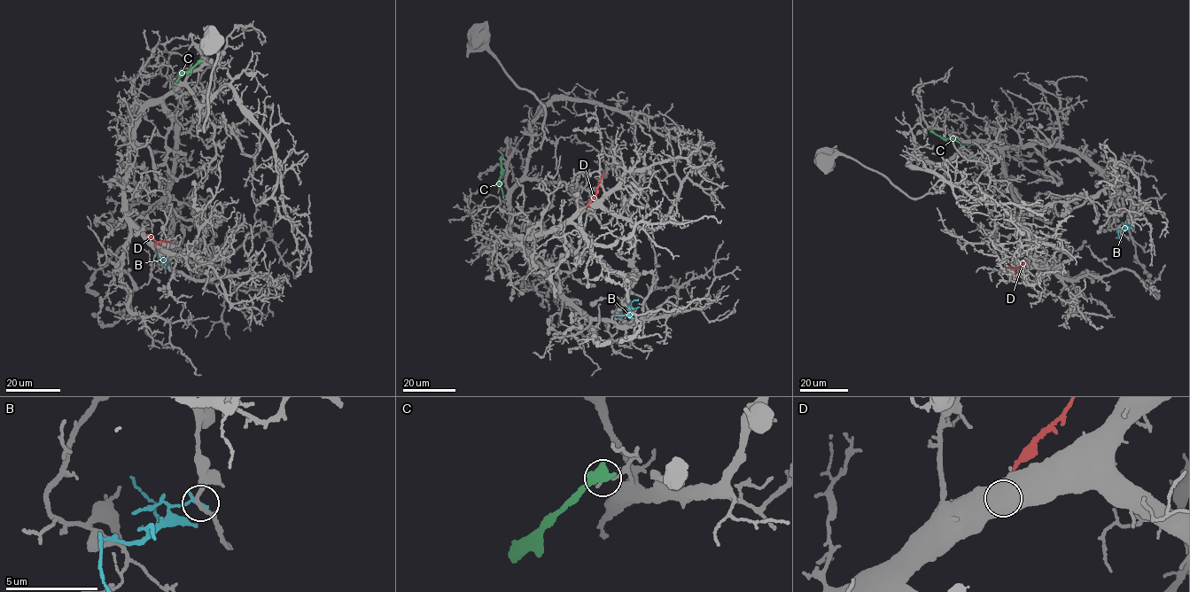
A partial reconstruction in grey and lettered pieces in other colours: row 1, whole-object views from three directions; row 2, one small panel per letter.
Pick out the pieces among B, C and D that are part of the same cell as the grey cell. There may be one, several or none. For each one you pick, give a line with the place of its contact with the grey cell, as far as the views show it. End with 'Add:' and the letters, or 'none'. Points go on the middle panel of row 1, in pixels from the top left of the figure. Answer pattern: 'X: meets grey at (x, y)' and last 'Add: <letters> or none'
Add: none

